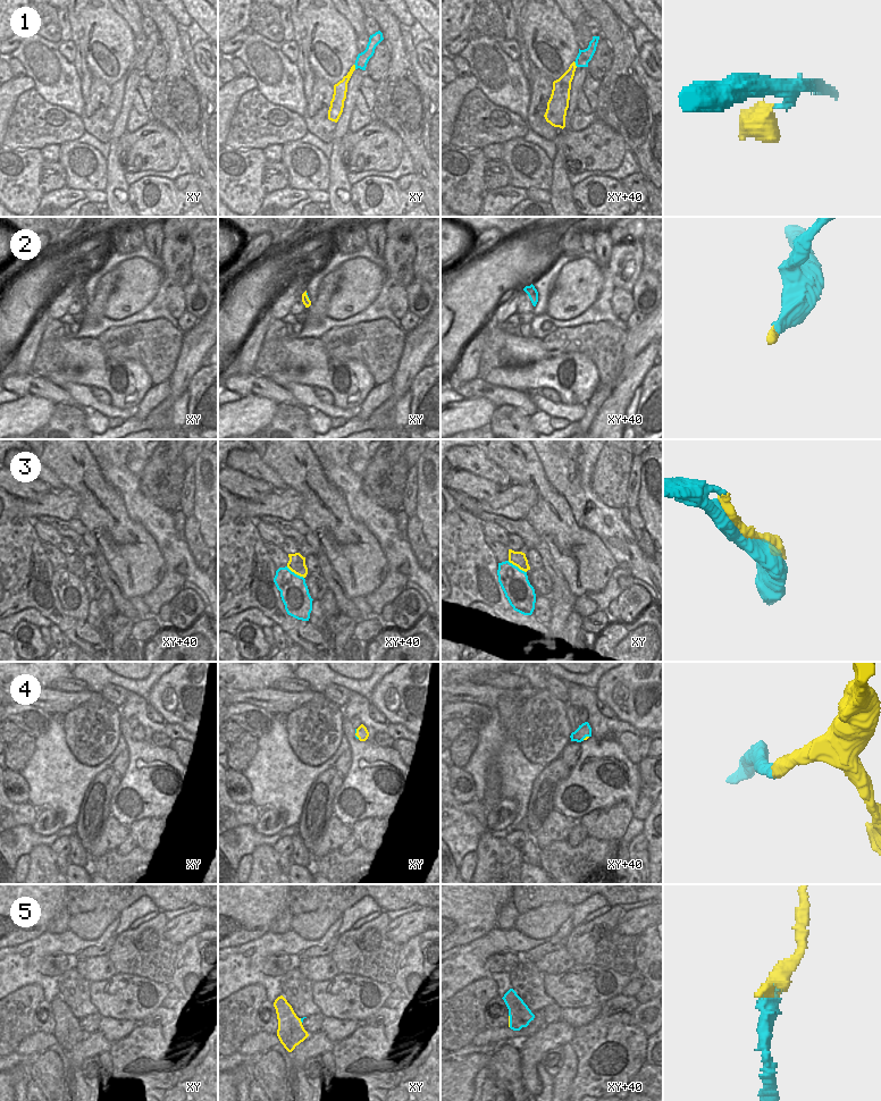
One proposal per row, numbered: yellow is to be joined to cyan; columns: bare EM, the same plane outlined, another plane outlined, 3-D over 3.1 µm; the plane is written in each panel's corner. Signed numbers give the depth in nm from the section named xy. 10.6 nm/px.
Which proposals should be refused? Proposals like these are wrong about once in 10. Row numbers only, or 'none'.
none

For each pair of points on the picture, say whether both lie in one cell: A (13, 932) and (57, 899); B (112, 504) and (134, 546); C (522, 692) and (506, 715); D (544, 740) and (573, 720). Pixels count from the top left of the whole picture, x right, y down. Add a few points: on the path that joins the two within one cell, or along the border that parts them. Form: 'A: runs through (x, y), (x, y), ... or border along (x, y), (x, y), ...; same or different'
A: runs through (28, 931), (44, 930), (44, 915); same
B: runs through (111, 514), (111, 524), (124, 537); same
C: runs through (517, 698), (508, 709); same
D: border along (567, 705), (567, 719), (572, 731); different

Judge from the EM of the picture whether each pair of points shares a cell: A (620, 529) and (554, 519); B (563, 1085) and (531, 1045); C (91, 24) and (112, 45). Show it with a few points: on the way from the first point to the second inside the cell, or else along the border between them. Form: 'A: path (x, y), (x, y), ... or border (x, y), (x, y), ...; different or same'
A: border (564, 498), (573, 520), (598, 538); different
B: border (573, 1035), (552, 1051); different
C: path (93, 28), (107, 40); same

